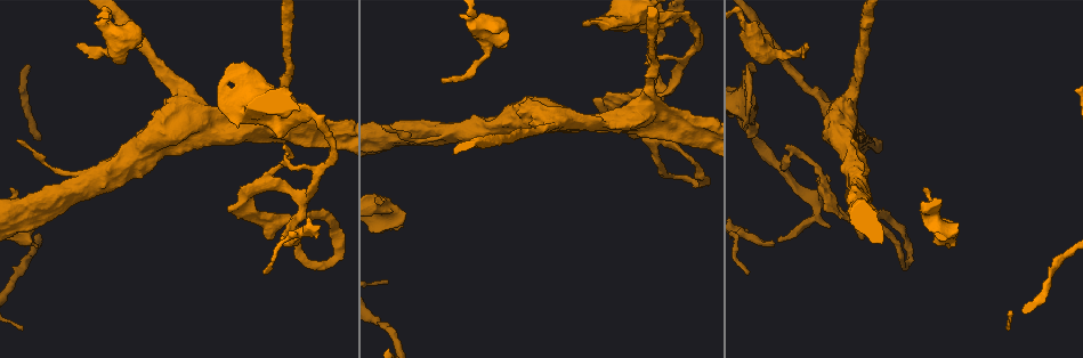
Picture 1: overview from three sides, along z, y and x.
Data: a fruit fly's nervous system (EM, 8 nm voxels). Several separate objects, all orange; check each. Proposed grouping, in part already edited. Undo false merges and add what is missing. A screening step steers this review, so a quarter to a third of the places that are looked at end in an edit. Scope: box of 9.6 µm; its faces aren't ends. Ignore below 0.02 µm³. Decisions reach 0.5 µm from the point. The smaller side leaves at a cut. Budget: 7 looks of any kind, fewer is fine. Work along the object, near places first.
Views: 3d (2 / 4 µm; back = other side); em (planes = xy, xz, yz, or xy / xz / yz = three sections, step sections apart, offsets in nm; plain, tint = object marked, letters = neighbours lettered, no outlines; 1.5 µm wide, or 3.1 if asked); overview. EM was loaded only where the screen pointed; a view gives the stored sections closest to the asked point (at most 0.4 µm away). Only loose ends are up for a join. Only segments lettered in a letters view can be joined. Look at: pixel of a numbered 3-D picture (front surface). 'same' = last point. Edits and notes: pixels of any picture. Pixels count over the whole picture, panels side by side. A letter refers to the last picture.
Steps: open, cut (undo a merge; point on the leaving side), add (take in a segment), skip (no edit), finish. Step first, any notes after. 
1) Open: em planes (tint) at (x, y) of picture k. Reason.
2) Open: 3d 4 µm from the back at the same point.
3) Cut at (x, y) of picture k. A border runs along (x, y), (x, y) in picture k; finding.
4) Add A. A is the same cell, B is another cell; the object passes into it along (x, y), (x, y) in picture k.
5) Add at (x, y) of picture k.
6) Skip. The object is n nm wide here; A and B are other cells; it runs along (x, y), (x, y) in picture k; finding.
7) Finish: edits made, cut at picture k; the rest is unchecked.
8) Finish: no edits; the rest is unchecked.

Open: 3d 4 µm at (265, 274) of picture 1. Tapers out.

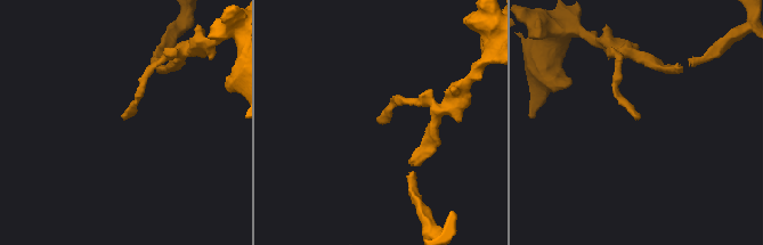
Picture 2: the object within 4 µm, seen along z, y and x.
Open: em planes (letters) at (379, 118) of picture 2. Shape alone is not enough.

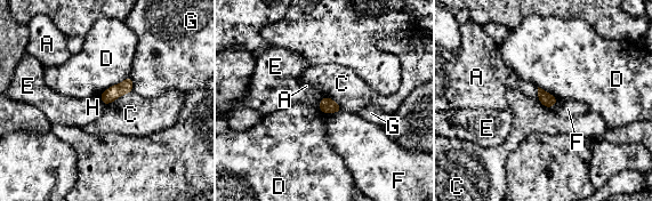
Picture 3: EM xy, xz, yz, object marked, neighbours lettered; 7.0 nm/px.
Skip. A, C, D, E, F, G and H are other cells; no lettered segment goes on from it.

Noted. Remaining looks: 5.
Open: em planes (letters) at (338, 255) of picture 1. Touches itself.

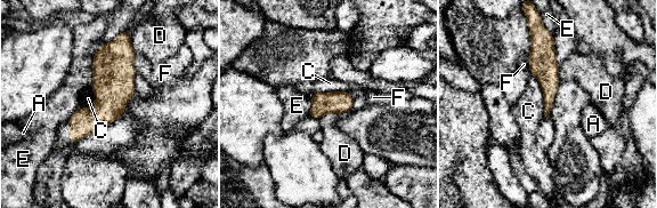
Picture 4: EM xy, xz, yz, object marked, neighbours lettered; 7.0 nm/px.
Skip. A, C, D, E and F are other cells; it runs along (124, 36), (112, 100), (73, 140) in picture 4; one cell here.

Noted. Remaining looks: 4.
Open: 3d 4 µm at (77, 45) of picture 1. Thin end.

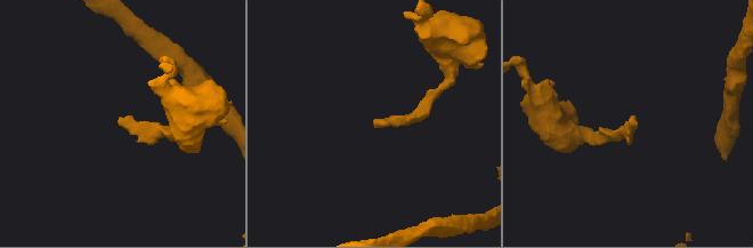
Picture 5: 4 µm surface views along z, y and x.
Open: em planes (plain) at (636, 119) of picture 5.

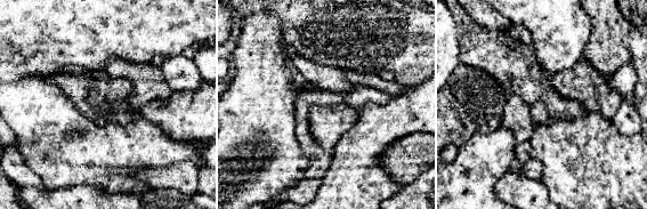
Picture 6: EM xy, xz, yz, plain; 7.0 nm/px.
Open: em planes (letters) at the same point.

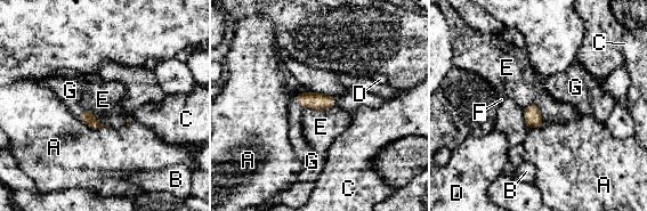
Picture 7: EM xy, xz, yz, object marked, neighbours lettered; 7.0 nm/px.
Add G. G is the same cell, A, B, C, D, E and F are other cells; the object passes into it along (306, 99), (298, 100), (294, 110) in picture 7; it goes on there.

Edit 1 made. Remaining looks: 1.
Finish: edits made, add at picture 7; the rest is unchecked.

